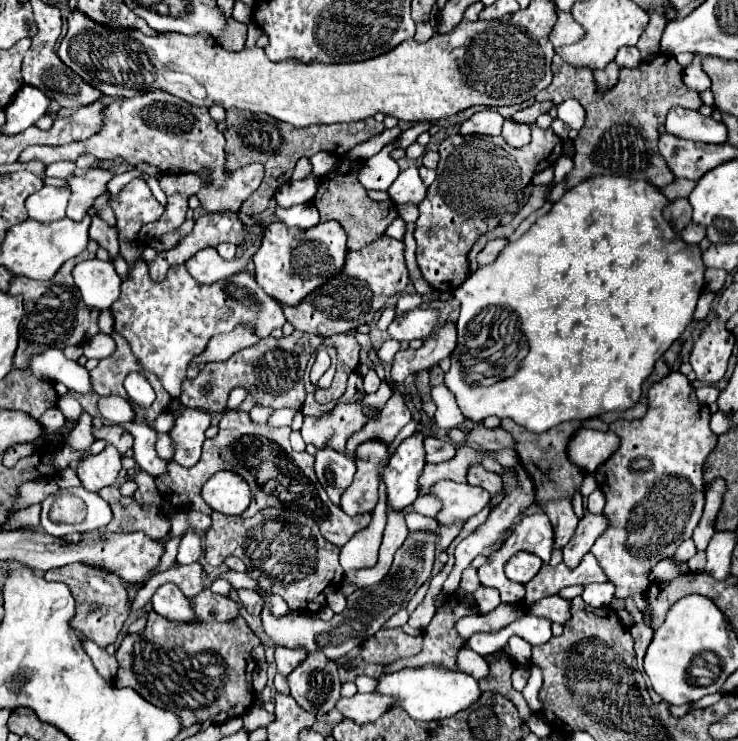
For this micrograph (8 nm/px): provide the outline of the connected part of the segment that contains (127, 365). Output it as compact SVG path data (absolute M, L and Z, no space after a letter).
M112 332L112 338L116 340L116 352L110 358L100 360L98 366L90 372L94 380L94 392L100 396L122 396L130 400L124 388L124 378L130 372L140 372L140 366L130 346L126 346L126 340L118 336L118 332Z

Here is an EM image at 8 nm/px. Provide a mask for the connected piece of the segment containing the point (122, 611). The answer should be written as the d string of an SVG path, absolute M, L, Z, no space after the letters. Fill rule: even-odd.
M76 562L76 564L68 564L68 566L62 566L62 568L48 570L44 574L44 580L64 582L70 588L70 592L76 600L76 614L70 620L70 626L78 634L94 640L102 648L106 648L108 644L112 644L116 640L116 636L118 636L126 616L128 616L128 610L126 610L128 596L126 596L124 582L114 572L108 572L104 568L98 568L98 566L84 564L84 562Z

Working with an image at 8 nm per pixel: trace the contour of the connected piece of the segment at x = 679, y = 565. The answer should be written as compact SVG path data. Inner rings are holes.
M666 558L660 564L656 564L656 568L652 572L652 580L670 580L670 578L680 576L682 572L690 572L686 562L674 562L674 560Z

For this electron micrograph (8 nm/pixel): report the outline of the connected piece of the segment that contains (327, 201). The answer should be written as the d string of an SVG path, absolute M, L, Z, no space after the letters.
M343 161L339 163L336 169L322 178L320 190L314 198L314 206L320 210L322 220L338 220L342 224L342 228L346 228L347 246L350 250L358 250L370 242L374 242L376 238L380 238L384 234L384 230L388 228L388 224L394 220L390 216L396 216L394 208L386 208L386 204L382 202L374 202L368 198L366 188L358 182L358 176L361 163L355 161Z

